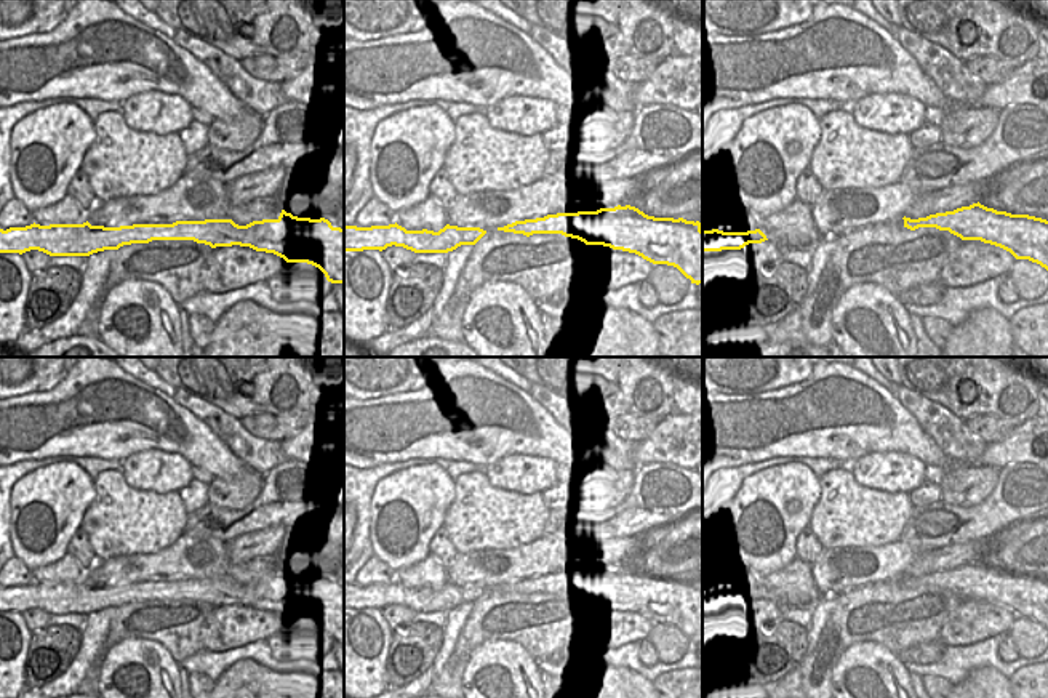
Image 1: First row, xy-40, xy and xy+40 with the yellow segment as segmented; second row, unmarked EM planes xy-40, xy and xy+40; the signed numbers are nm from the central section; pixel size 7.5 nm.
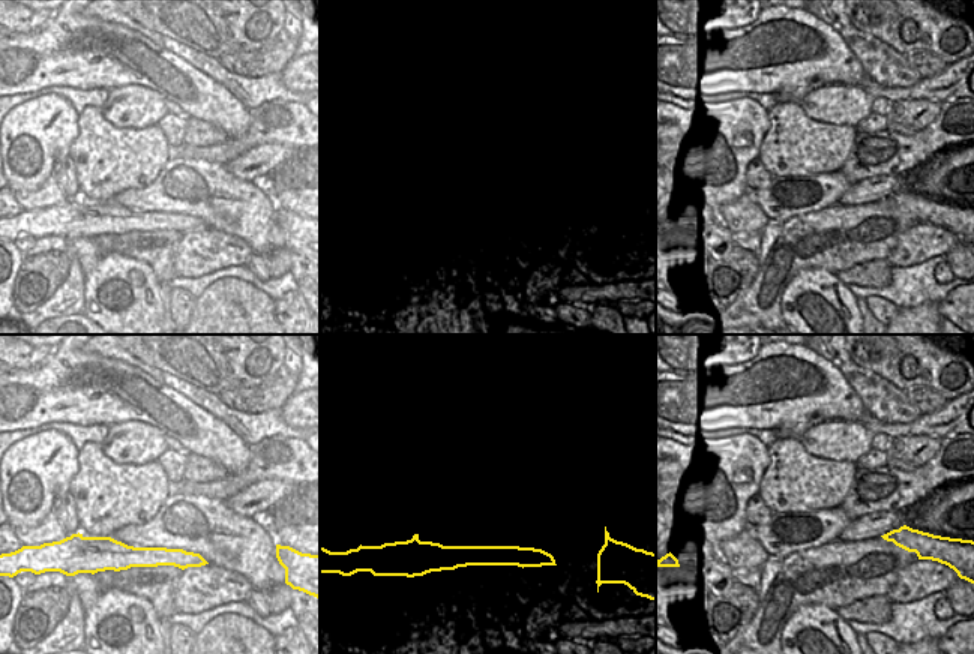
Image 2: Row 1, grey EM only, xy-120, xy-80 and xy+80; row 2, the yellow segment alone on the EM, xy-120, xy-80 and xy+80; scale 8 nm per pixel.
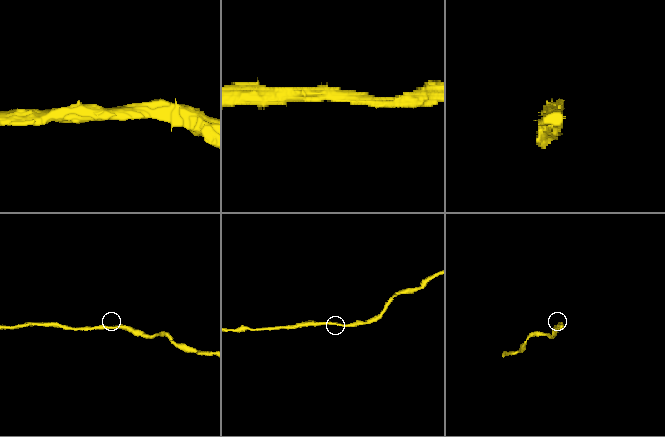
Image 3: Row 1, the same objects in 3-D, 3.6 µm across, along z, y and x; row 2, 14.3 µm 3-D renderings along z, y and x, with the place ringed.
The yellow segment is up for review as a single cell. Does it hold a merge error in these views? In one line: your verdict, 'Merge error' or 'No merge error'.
No merge error

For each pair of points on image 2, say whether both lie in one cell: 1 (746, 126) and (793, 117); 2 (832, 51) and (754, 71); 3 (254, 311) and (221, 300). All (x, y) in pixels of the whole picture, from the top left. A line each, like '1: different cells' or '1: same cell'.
1: different cells
2: same cell
3: same cell

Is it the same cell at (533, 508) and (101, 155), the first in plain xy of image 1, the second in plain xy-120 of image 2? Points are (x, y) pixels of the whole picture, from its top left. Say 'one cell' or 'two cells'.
one cell

